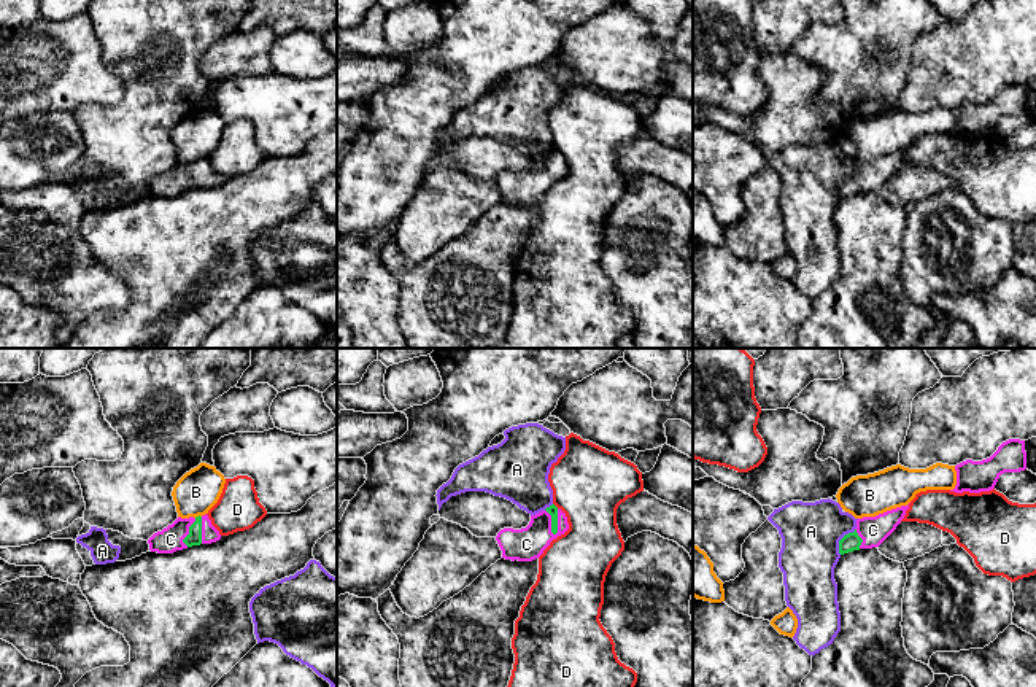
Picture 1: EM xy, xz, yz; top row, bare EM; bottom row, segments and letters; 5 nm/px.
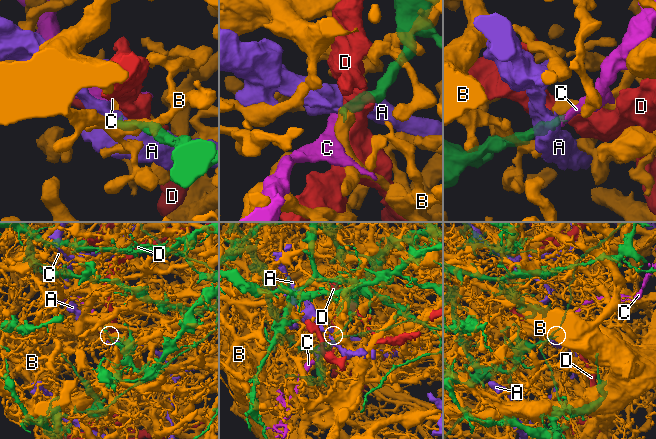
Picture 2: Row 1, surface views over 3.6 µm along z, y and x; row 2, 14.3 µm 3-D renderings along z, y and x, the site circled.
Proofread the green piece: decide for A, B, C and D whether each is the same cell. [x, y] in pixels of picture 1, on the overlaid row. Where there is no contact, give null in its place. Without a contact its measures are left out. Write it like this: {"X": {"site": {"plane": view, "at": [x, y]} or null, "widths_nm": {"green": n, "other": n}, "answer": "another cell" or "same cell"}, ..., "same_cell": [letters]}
{"A": {"site": {"plane": "yz", "at": [841, 539]}, "widths_nm": {"green": 90, "other": 300}, "answer": "another cell"}, "B": {"site": {"plane": "xy", "at": [199, 516]}, "widths_nm": {"green": 80, "other": 220}, "answer": "another cell"}, "C": {"site": {"plane": "xz", "at": [552, 522]}, "widths_nm": {"green": 50, "other": 170}, "answer": "same cell"}, "D": {"site": {"plane": "xz", "at": [555, 506]}, "widths_nm": {"green": 50, "other": 380}, "answer": "another cell"}, "same_cell": ["C"]}

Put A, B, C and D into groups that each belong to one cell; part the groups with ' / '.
A / B / C / D

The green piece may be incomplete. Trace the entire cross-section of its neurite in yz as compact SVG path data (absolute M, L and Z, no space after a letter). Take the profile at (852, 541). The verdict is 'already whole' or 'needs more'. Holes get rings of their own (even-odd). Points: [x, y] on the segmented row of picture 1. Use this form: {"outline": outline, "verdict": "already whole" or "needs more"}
{"outline": "M909 504L876 517L858 518L855 531L839 541L839 553L844 555L860 549L879 547L896 530L907 509Z", "verdict": "needs more"}

